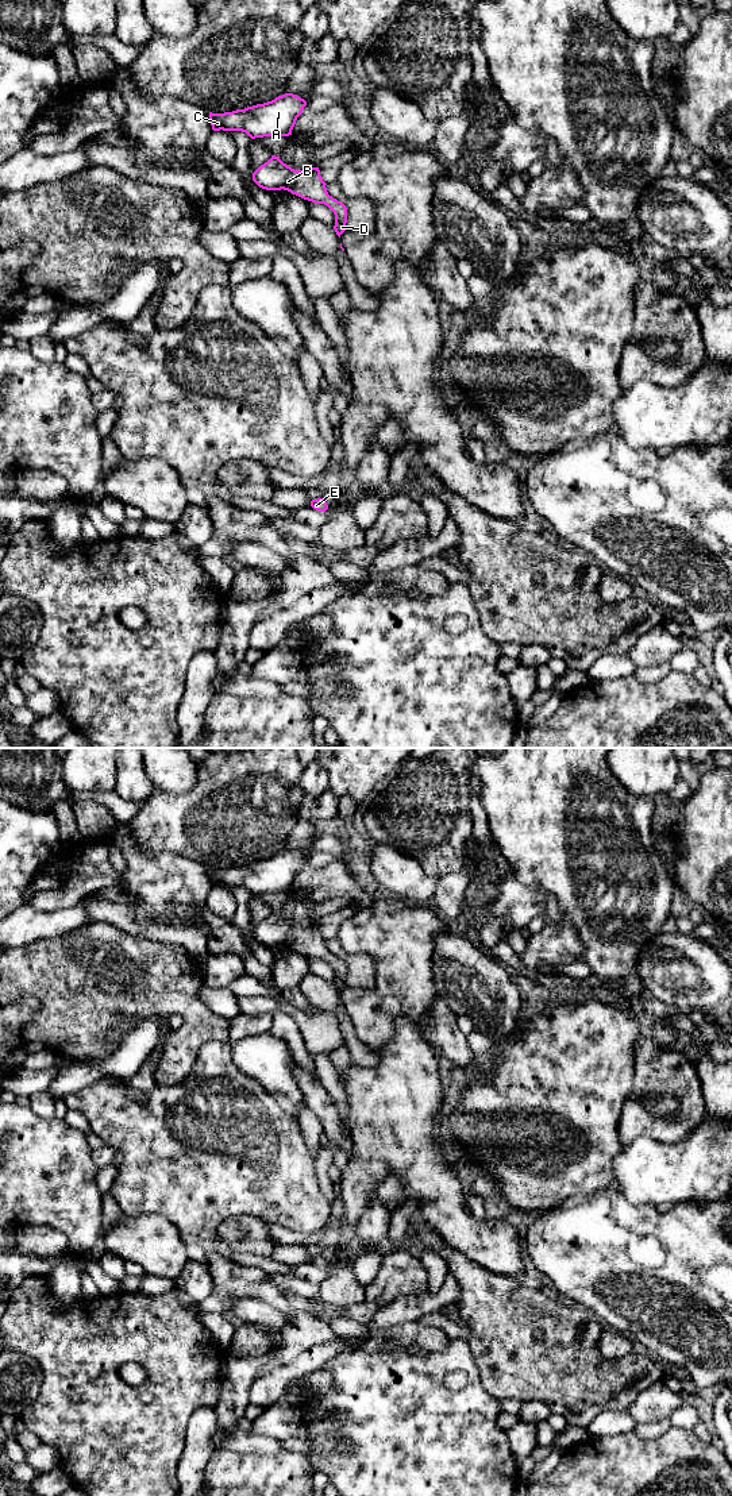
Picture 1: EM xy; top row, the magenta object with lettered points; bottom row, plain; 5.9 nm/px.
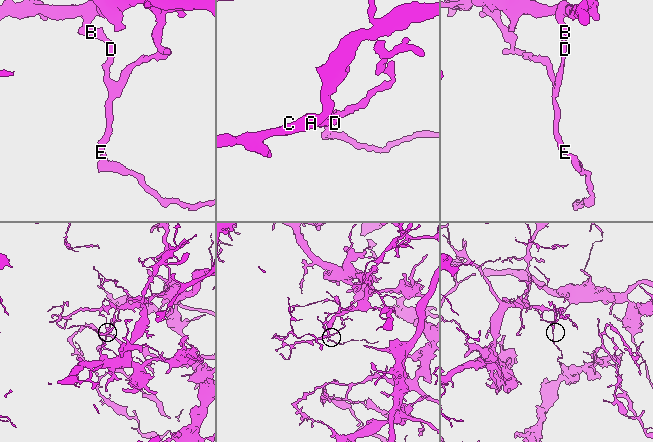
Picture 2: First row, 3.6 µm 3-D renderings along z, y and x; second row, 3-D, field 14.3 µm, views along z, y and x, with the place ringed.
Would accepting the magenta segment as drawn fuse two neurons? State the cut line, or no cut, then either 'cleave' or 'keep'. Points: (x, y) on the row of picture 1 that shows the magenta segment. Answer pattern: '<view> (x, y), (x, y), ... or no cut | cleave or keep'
no cut | keep

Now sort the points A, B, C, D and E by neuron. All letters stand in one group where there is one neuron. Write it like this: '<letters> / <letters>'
A B C D E

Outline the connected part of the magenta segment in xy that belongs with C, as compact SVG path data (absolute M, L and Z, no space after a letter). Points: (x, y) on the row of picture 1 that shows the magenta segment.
M285 93L271 101L224 113L209 112L213 131L242 131L251 139L289 136L307 101Z

